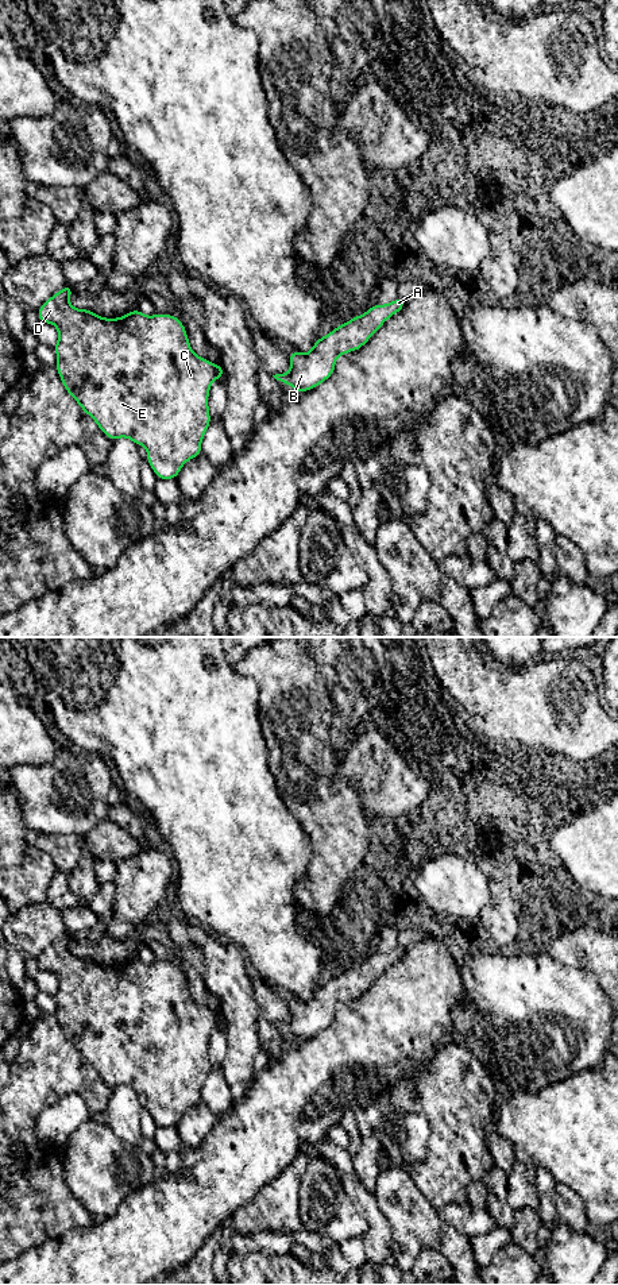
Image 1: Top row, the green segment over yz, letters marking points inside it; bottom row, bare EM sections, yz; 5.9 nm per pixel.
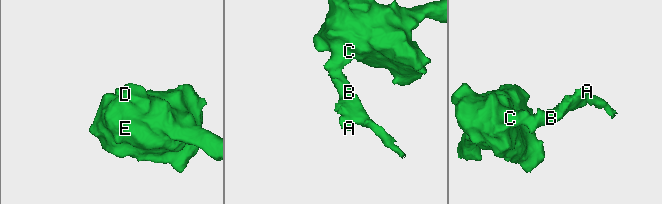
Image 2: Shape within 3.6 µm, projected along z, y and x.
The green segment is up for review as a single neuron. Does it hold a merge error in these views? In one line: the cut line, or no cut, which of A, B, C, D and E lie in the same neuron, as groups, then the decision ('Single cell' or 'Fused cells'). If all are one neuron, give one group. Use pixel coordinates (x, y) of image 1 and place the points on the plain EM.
No split. Groups: A B C D E. Single cell

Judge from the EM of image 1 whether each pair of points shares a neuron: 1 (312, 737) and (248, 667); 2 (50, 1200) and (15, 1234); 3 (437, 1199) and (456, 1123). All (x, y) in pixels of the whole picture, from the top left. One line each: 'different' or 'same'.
1: same
2: same
3: same

